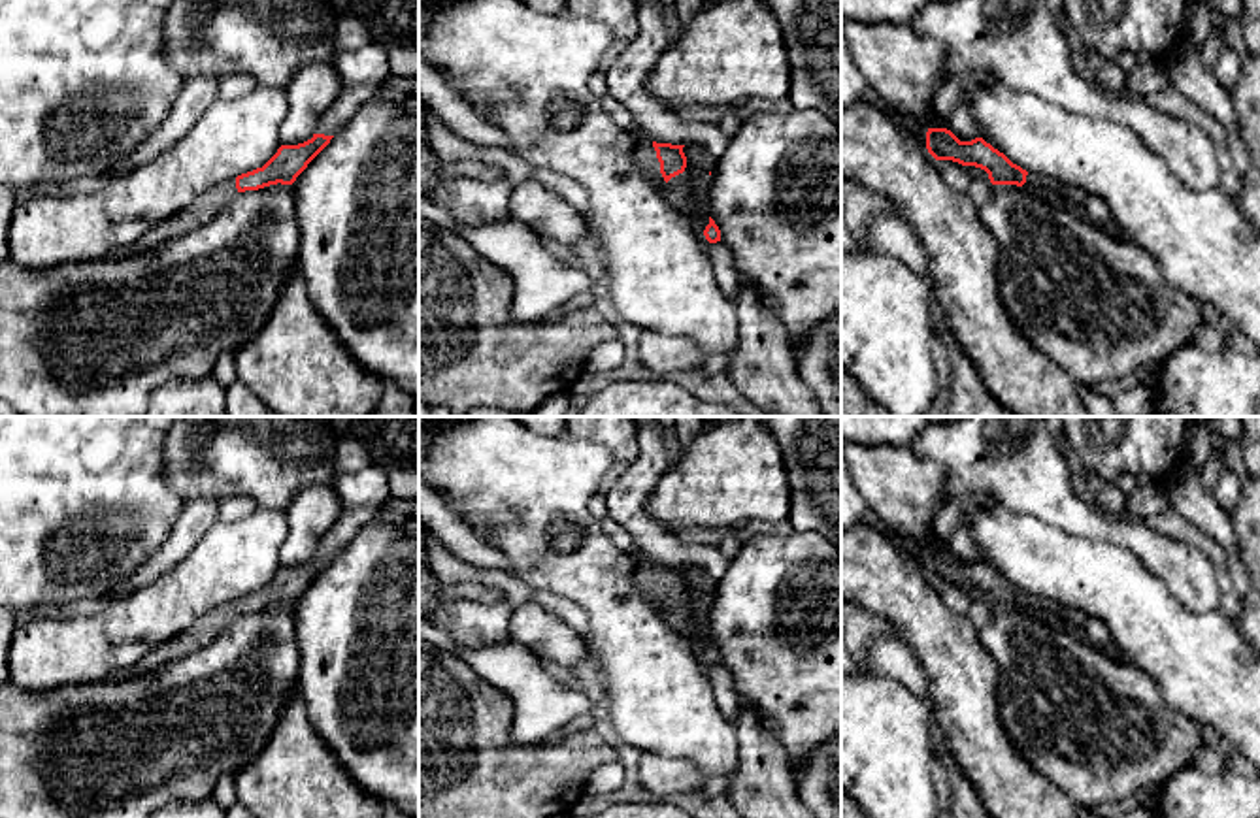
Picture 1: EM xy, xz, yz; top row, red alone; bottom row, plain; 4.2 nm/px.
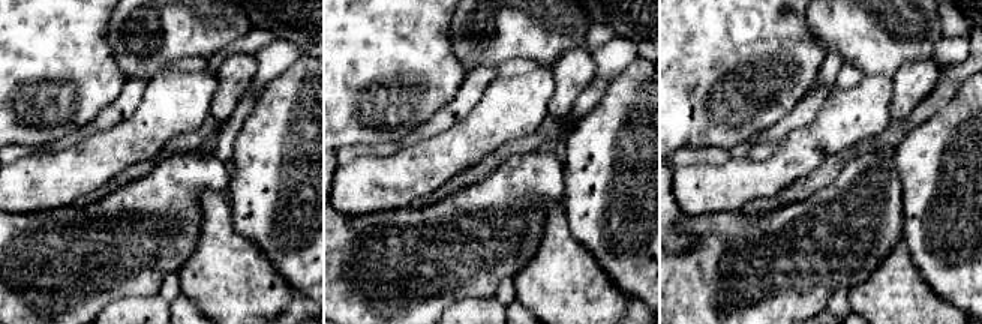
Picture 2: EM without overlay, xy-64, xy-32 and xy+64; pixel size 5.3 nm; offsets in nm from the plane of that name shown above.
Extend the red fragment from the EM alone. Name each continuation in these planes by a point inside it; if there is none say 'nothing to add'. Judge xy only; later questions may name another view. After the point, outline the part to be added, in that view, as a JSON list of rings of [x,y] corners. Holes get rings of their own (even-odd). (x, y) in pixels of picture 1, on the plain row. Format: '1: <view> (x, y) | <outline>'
1: xy (206, 628) | [[[236,601],[215,607],[200,616],[187,631],[164,641],[147,652],[138,663],[119,669],[108,680],[126,680],[155,673],[209,645],[238,616]]]

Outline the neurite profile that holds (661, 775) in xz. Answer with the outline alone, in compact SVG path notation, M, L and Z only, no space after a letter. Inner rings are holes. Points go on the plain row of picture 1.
M645 752L639 758L641 788L664 797L671 793L694 793L702 780L692 761Z

